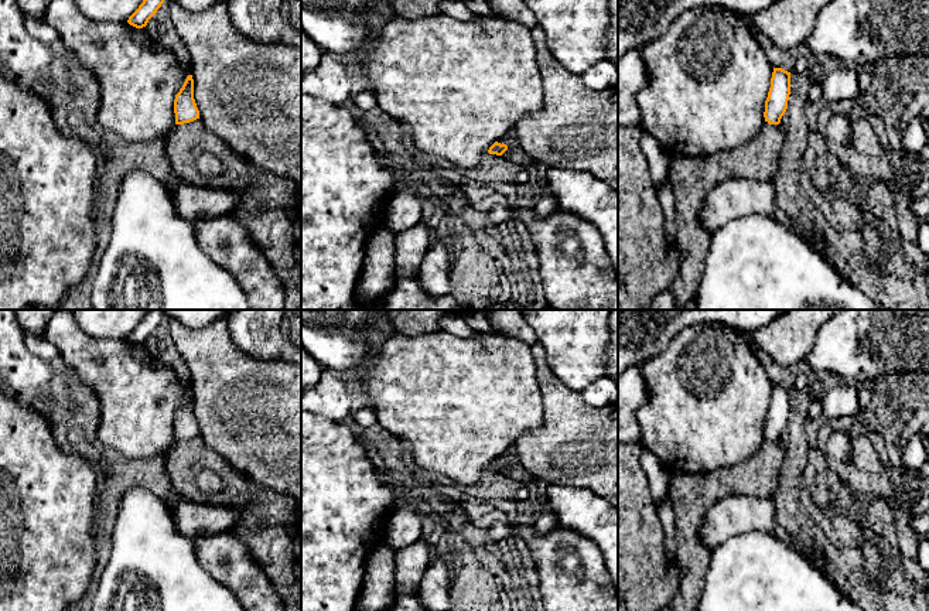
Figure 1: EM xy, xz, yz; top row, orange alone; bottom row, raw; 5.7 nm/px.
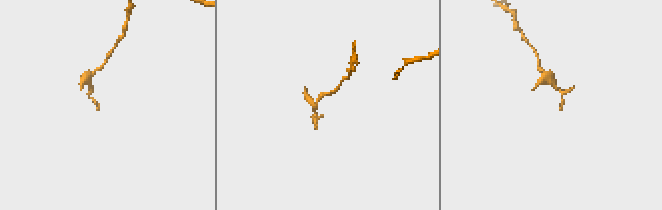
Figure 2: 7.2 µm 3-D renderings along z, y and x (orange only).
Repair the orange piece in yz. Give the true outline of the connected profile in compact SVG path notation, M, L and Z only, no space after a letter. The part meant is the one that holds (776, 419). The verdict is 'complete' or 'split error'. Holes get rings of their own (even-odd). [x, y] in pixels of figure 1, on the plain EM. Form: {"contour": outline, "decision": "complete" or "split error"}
{"contour": "M773 385L771 405L765 417L765 438L779 441L788 426L790 412L790 389L782 385Z", "decision": "complete"}

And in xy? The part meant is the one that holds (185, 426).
{"contour": "M188 392L174 417L175 441L184 441L199 436L199 427L194 416L194 396Z", "decision": "complete"}

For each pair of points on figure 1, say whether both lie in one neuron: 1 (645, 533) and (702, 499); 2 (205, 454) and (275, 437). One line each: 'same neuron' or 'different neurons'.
1: different neurons
2: different neurons

